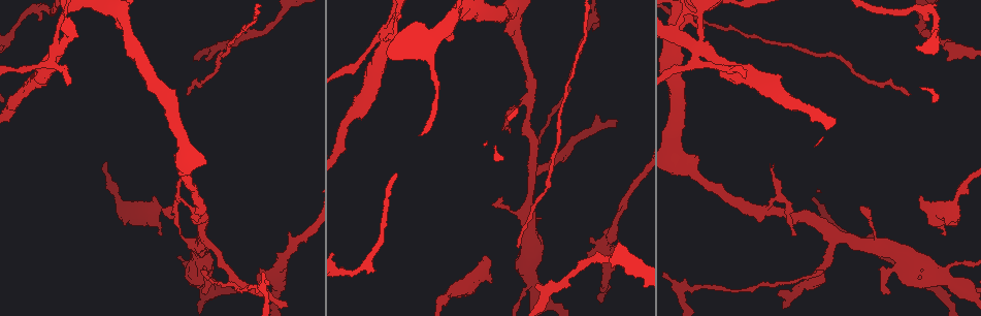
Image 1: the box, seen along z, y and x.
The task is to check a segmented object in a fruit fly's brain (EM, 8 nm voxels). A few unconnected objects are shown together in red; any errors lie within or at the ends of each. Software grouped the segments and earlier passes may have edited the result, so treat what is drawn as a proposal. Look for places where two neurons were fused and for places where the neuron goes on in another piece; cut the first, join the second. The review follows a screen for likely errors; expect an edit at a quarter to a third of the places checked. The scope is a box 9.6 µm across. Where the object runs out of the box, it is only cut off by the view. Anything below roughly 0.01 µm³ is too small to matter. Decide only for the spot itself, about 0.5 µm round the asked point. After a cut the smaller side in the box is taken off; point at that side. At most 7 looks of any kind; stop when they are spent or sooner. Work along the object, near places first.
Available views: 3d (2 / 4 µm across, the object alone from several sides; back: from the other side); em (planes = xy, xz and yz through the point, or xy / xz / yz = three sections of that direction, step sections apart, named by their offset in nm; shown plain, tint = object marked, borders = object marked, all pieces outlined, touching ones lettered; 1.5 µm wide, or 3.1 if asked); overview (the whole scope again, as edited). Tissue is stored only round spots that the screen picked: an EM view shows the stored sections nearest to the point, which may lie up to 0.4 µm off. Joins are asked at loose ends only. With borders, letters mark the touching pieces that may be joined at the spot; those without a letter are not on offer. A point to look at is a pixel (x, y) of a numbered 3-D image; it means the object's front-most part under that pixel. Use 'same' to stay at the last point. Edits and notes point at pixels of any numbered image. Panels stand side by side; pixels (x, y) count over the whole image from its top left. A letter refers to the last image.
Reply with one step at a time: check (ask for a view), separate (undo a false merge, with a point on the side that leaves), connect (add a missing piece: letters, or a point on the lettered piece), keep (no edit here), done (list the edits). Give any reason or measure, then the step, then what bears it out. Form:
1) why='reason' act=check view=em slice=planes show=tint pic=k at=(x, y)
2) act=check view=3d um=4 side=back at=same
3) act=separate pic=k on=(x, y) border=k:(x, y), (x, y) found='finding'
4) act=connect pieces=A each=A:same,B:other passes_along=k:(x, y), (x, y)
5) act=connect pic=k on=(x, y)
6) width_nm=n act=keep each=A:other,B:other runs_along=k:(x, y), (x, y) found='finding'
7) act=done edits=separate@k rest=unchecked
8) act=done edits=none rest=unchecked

why='thick turns thin' act=check view=3d um=4 side=back pic=1 at=(700, 9)

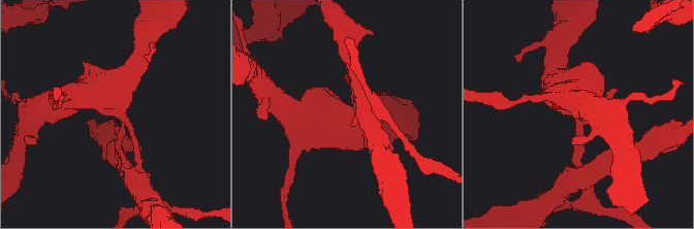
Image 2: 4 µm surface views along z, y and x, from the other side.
why='need the tissue' act=check view=em slice=xz step=4 show=borders pic=2 at=(118, 115)

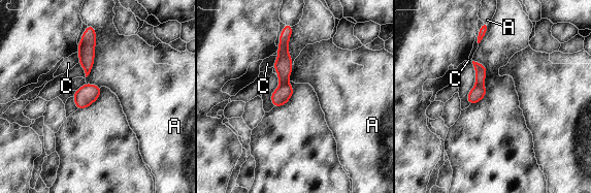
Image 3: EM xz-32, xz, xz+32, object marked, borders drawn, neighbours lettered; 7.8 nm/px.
width_nm=90 act=separate pic=3 on=(481, 70) each=A:other,C:other border=3:(475, 84), (483, 86) found='a second neuron is stuck on'

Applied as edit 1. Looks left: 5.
why='tapers out' act=check view=em slice=planes show=borders pic=1 at=(795, 234)

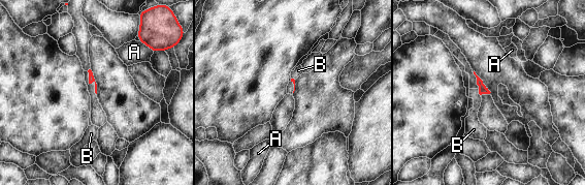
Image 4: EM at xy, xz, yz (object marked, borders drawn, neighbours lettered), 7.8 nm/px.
act=keep each=A:other,B:other border=4:(478, 88), (480, 95) found='none of them fits'

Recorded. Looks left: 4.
why='stops while still wide' act=check view=em slice=xy step=4 show=borders pic=1 at=(923, 198)

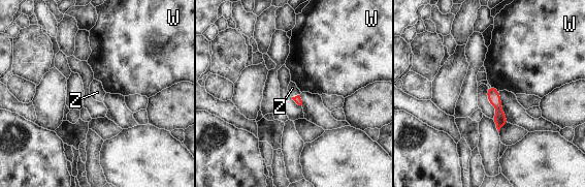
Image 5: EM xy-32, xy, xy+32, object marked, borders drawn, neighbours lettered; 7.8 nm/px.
act=connect pieces=Z each=W:other,Z:same found='it goes on there'

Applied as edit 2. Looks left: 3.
act=done edits=separate@3,connect@5 rest=unchecked

